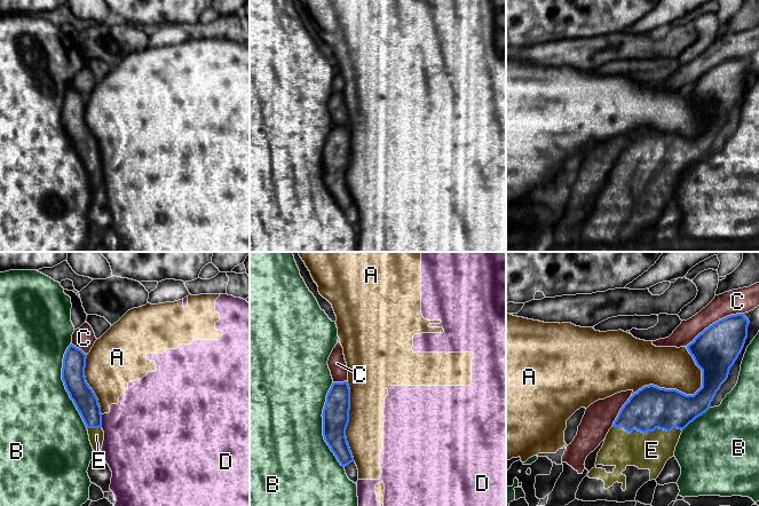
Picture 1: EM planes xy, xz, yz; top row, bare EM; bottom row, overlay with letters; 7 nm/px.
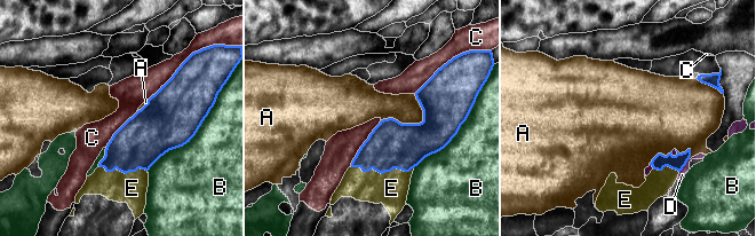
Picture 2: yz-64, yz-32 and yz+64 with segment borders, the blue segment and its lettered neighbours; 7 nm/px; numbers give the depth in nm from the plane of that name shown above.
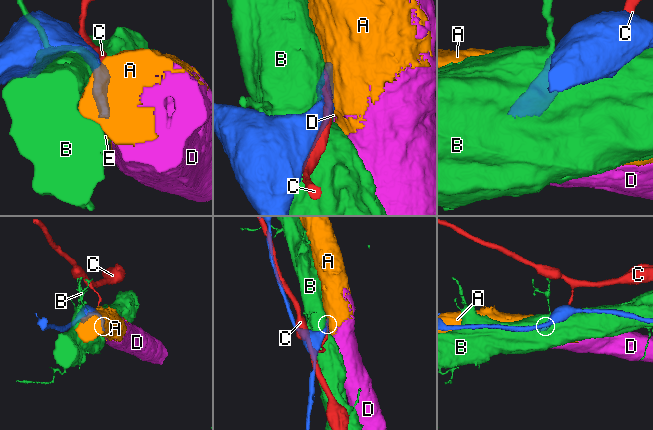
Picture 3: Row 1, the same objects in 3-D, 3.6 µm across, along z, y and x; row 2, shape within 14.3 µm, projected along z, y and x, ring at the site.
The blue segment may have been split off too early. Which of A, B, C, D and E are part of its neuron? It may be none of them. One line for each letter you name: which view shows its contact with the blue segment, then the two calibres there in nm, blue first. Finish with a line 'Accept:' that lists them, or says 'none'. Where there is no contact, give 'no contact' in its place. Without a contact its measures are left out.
E: yz | 300/260 nm
Accept: E

